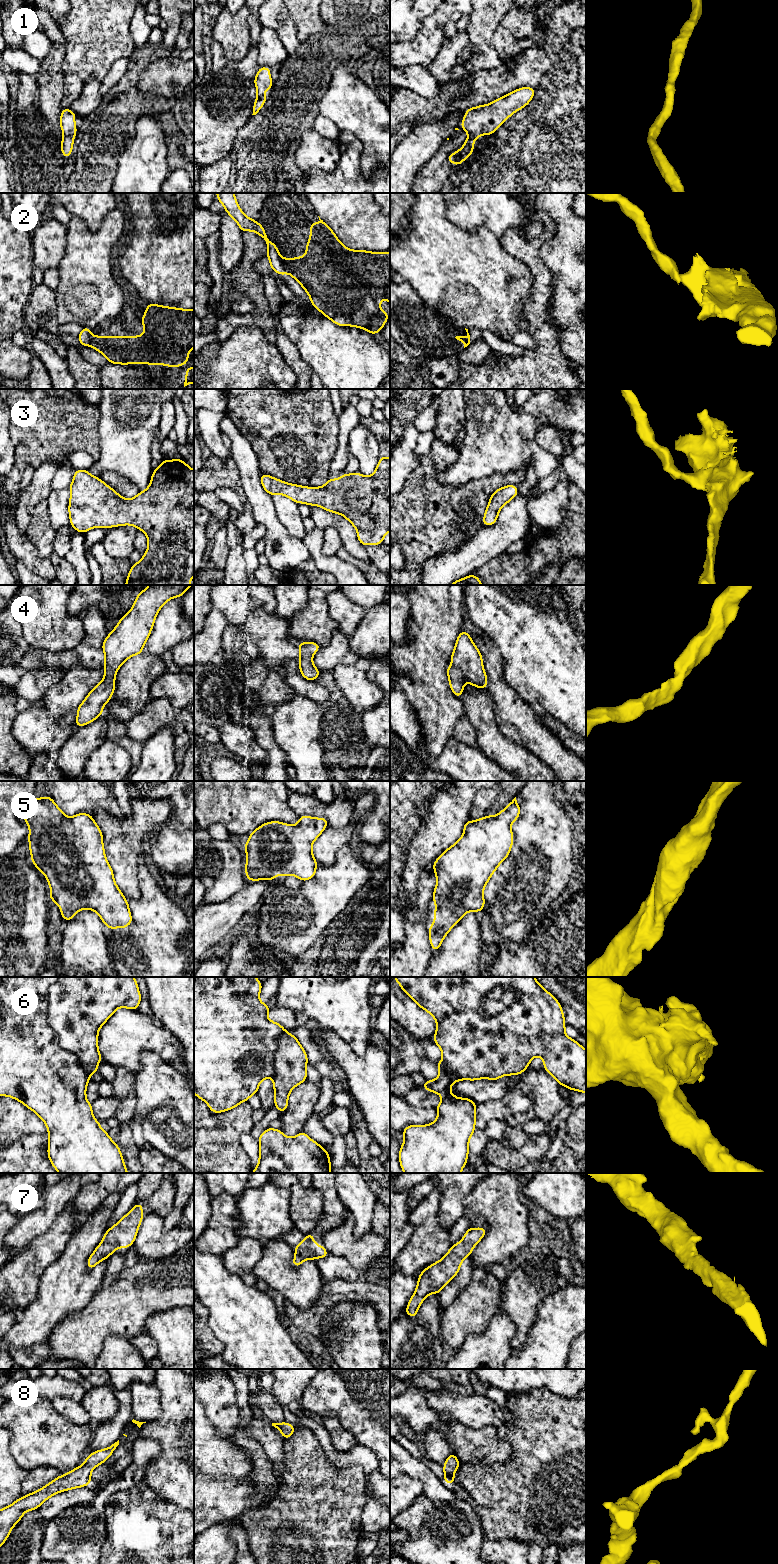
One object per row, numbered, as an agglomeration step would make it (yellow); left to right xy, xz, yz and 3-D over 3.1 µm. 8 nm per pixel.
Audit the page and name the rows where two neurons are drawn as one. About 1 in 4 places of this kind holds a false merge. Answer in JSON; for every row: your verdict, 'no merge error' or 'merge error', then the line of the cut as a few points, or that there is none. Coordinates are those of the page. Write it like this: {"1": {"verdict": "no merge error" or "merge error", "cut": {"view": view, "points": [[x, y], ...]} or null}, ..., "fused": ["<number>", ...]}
{"1": {"verdict": "no merge error", "cut": null}, "2": {"verdict": "merge error", "cut": {"view": "xz", "points": [[280, 259], [288, 272]]}}, "3": {"verdict": "no merge error", "cut": null}, "4": {"verdict": "no merge error", "cut": null}, "5": {"verdict": "no merge error", "cut": null}, "6": {"verdict": "no merge error", "cut": null}, "7": {"verdict": "no merge error", "cut": null}, "8": {"verdict": "no merge error", "cut": null}, "fused": ["2"]}

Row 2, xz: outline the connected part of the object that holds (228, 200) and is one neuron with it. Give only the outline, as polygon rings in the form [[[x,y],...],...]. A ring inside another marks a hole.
[[[215,193],[218,196],[218,201],[225,207],[225,211],[230,215],[237,223],[241,230],[254,231],[261,238],[266,241],[267,244],[267,257],[269,259],[271,269],[282,276],[288,273],[282,263],[280,252],[277,246],[271,242],[266,235],[265,229],[256,220],[247,217],[244,212],[240,209],[238,202],[235,198],[234,193]]]

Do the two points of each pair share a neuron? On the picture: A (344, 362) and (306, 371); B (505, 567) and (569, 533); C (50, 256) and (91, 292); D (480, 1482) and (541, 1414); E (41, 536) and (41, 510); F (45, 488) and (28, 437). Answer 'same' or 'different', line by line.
A: different
B: same
C: different
D: same
E: same
F: different

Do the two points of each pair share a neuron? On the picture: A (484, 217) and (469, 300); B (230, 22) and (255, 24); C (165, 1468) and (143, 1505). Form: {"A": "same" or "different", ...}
{"A": "different", "B": "different", "C": "different"}

